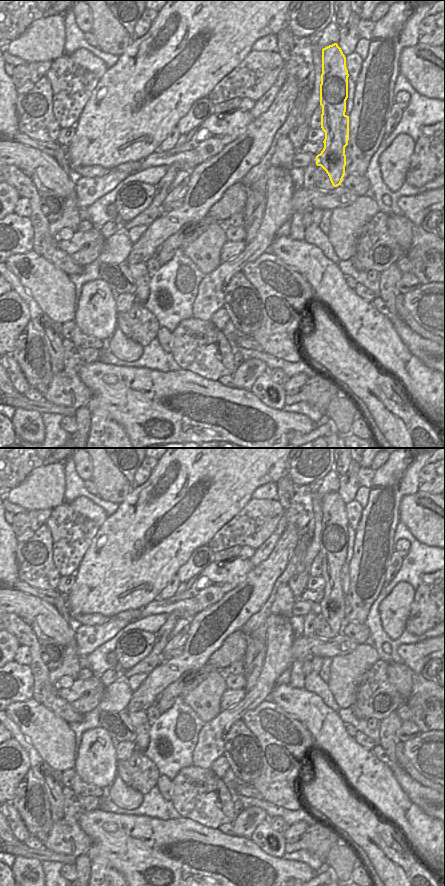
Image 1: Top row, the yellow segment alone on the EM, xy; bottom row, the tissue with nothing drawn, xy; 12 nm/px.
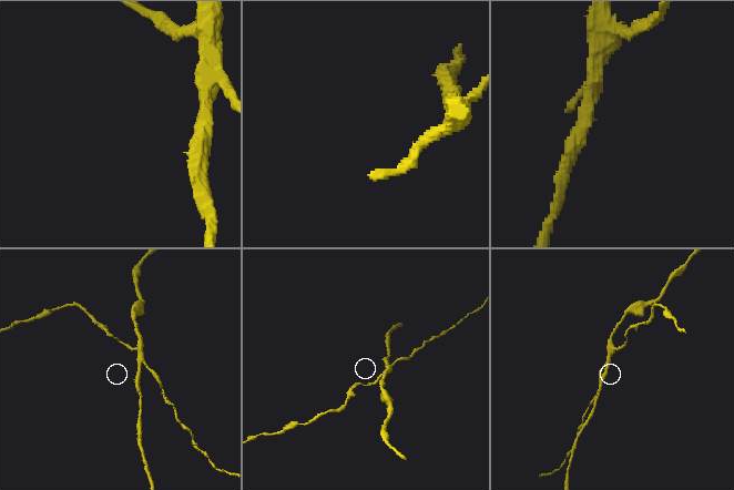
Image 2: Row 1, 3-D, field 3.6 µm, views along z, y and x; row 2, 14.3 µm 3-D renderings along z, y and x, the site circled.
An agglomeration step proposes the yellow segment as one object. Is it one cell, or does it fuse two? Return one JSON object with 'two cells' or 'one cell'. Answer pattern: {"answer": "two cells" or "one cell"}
{"answer": "two cells"}

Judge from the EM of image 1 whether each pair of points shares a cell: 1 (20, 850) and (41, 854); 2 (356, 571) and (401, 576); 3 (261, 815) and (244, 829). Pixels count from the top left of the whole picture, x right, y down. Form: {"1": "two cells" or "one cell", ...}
{"1": "one cell", "2": "two cells", "3": "one cell"}

